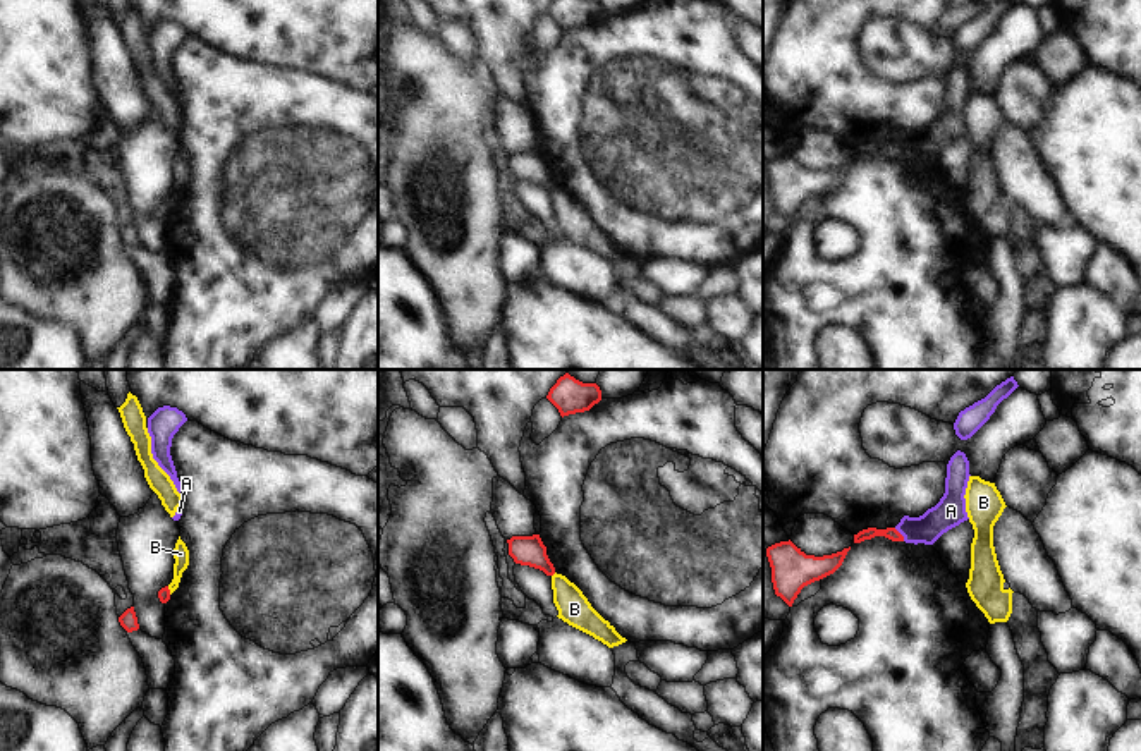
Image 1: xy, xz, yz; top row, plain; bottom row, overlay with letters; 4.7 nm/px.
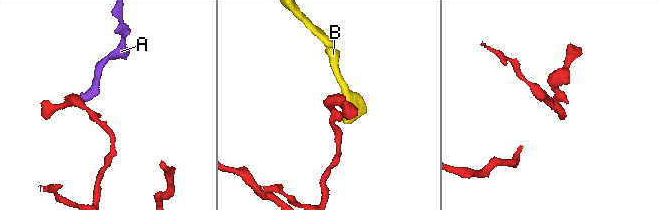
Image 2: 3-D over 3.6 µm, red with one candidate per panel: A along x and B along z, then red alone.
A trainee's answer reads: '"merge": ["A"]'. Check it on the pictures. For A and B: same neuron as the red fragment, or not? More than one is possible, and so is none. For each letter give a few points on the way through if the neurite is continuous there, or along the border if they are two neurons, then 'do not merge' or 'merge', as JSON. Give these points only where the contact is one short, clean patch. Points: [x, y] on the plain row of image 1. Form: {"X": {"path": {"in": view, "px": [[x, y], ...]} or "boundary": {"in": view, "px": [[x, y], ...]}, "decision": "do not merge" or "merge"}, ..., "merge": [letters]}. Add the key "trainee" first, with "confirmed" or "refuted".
{"trainee": "refuted", "A": {"boundary": {"in": "yz", "px": [[894, 143], [904, 155]]}, "decision": "do not merge"}, "B": {"boundary": {"in": "xy", "px": [[167, 201], [170, 208]]}, "decision": "do not merge"}, "merge": []}

